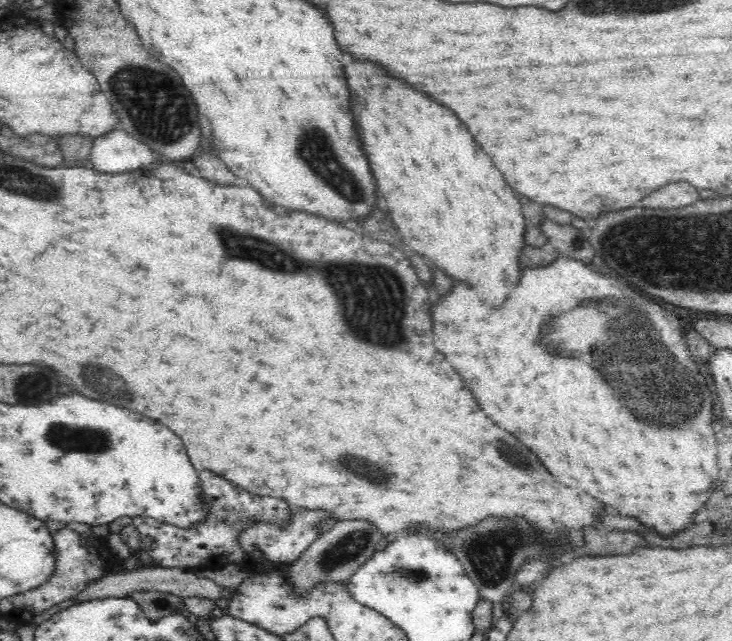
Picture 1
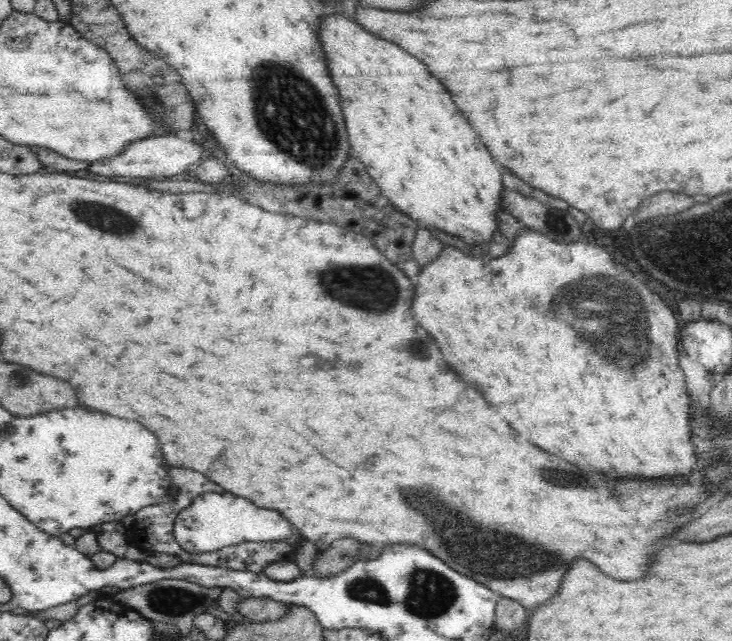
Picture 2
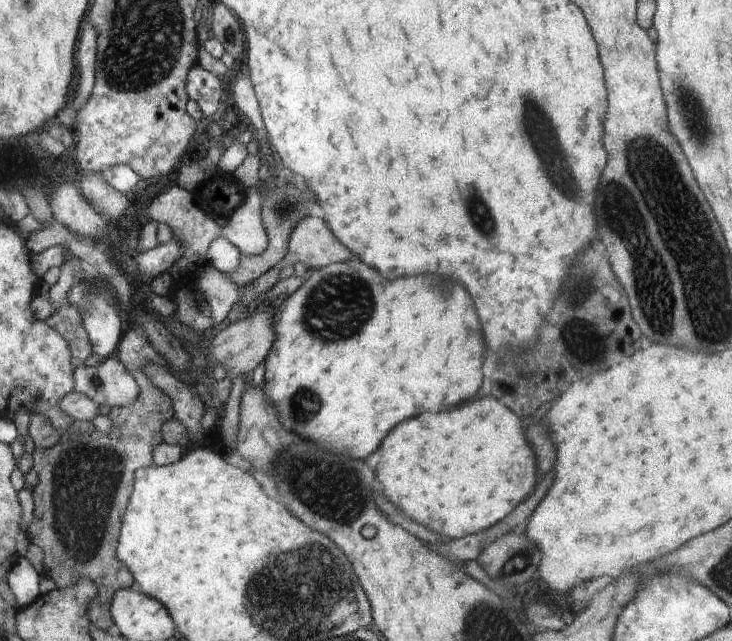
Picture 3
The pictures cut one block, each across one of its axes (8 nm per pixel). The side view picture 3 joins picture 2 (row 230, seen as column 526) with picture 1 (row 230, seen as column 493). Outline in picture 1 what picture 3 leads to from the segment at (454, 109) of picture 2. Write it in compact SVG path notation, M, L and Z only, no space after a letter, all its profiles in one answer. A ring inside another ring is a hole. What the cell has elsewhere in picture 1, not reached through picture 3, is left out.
M356 60L350 66L352 68L346 68L346 78L350 84L354 122L360 130L378 190L388 202L392 220L398 226L404 244L426 256L450 278L468 282L486 306L502 306L508 298L510 278L522 272L520 254L522 248L527 247L520 200L452 110L430 100L426 94L408 88L402 80L394 80L378 66Z

